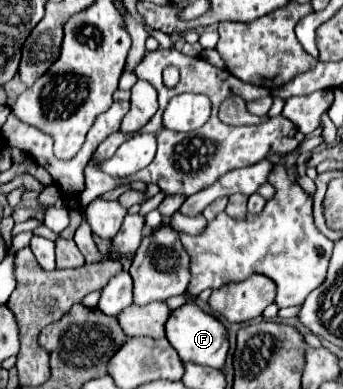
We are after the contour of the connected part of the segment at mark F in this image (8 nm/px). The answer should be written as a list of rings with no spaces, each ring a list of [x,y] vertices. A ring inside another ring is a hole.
[[[184,304],[182,308],[172,310],[172,314],[166,322],[166,338],[176,348],[182,362],[204,364],[204,366],[220,368],[220,370],[224,368],[224,362],[226,362],[226,356],[230,350],[228,332],[218,318],[214,318],[212,314],[206,314],[196,304]]]

